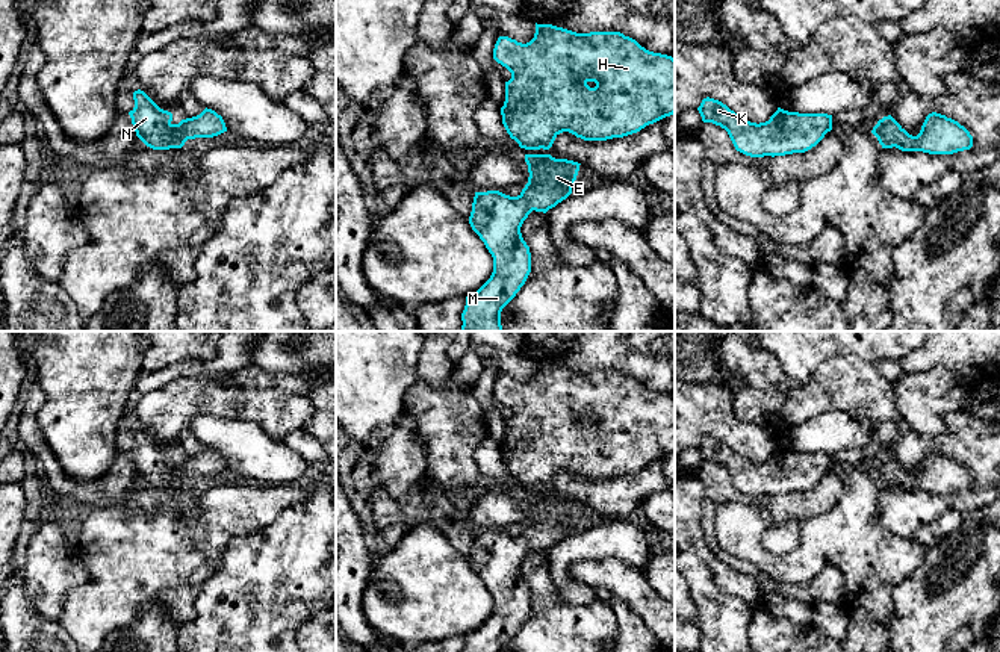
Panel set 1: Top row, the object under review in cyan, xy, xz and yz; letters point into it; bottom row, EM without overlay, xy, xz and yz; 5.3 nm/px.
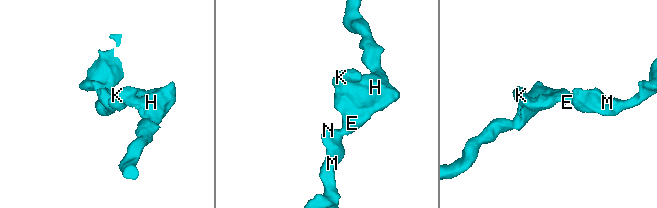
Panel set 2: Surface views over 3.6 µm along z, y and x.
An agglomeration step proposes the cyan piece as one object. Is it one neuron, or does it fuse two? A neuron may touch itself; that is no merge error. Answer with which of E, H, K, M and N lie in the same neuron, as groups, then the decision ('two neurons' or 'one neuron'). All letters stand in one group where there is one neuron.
E H K M N; one neuron

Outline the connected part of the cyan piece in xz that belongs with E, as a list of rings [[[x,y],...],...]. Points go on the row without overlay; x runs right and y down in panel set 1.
[[[525,493],[525,501],[530,516],[517,536],[499,529],[475,531],[469,563],[492,593],[493,611],[477,631],[466,635],[463,652],[501,652],[516,635],[531,611],[531,591],[520,566],[533,549],[546,552],[572,532],[581,504],[551,493]]]

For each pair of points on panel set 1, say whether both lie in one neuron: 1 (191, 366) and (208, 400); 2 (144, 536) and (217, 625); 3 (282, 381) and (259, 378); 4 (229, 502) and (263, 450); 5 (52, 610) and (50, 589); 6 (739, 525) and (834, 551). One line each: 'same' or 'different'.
1: different
2: different
3: same
4: different
5: same
6: same

